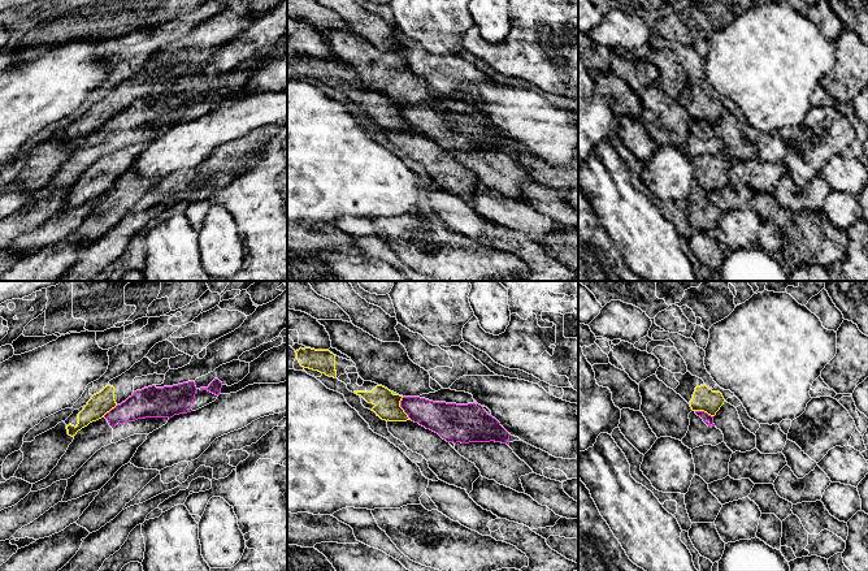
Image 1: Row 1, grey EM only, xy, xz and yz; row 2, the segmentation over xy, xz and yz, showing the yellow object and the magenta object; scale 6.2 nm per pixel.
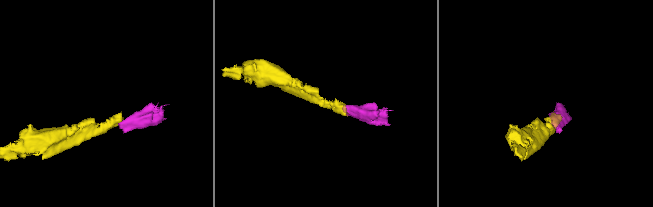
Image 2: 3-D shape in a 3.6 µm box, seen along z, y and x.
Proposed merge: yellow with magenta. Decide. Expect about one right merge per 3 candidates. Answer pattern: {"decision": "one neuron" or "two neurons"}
{"decision": "two neurons"}

